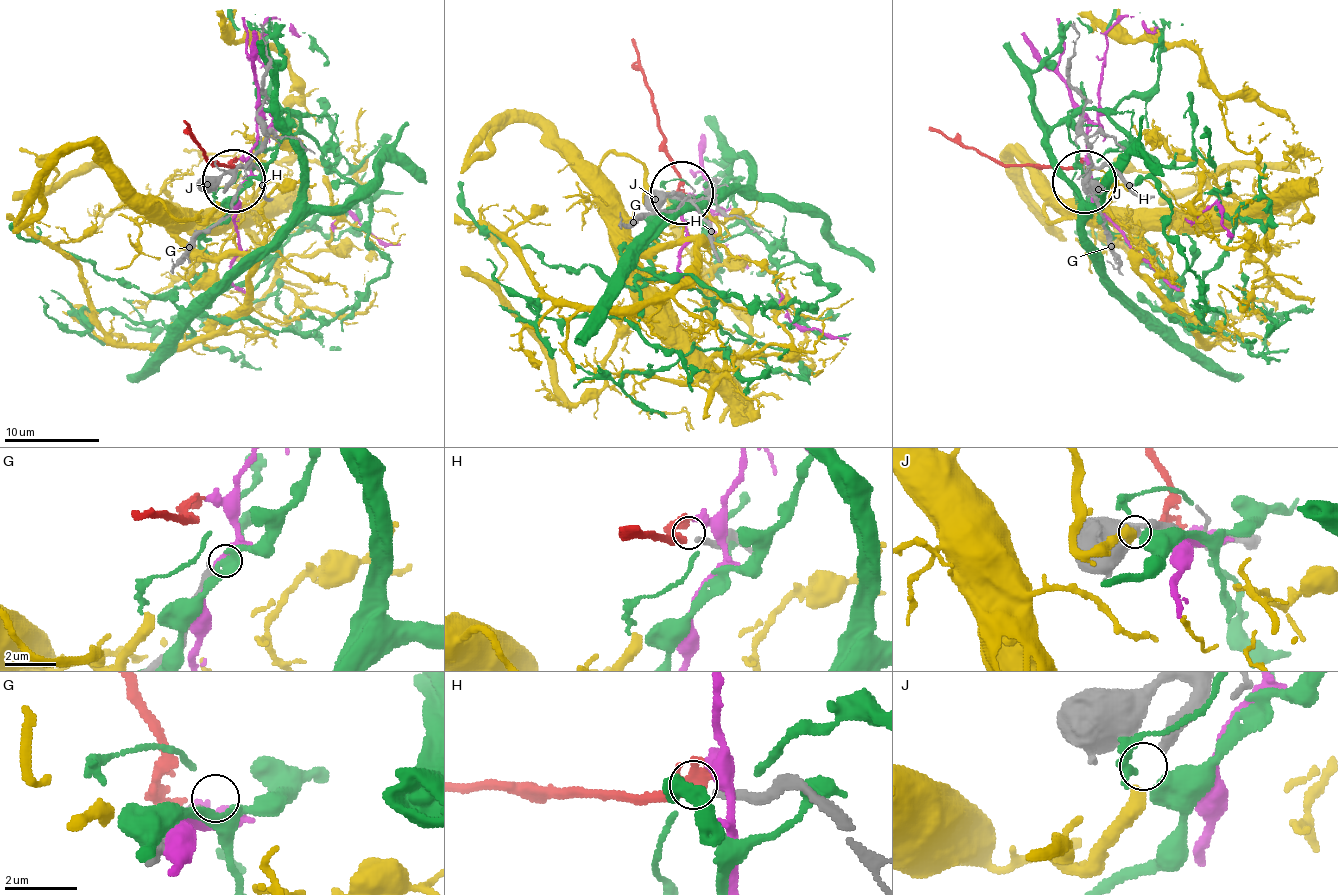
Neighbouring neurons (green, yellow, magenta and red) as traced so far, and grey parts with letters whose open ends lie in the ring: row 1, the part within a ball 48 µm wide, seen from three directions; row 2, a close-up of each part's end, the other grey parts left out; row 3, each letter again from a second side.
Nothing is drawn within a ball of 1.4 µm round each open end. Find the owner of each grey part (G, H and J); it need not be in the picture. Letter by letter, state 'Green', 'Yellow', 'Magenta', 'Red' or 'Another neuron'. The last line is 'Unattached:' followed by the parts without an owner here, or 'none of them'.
G: Another neuron
H: Red
J: Yellow
Unattached: G

